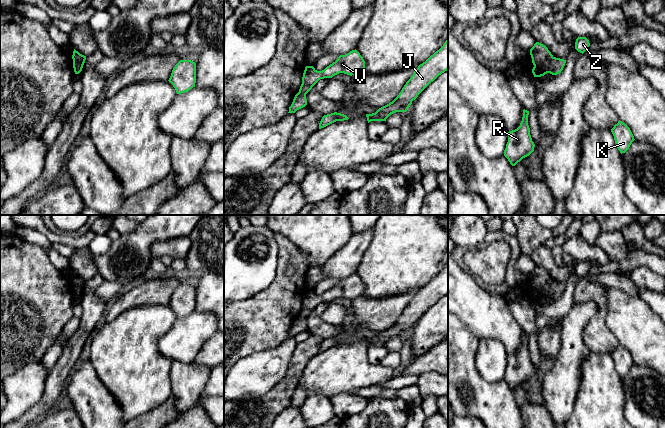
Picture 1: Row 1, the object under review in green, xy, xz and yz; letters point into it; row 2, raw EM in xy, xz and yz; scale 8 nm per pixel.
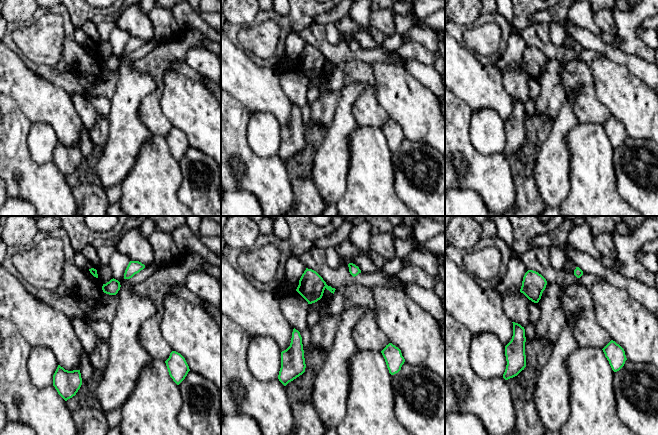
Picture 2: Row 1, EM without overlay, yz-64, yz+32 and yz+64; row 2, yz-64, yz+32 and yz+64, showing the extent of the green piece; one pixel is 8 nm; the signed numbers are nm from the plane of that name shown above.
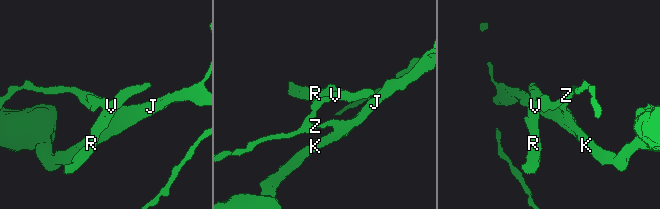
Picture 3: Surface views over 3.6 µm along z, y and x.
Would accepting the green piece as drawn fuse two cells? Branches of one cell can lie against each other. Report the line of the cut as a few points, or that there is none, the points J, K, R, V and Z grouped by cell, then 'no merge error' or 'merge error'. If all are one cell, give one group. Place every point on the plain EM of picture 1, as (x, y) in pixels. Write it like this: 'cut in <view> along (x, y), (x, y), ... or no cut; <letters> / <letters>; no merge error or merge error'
cut in yz along (554, 281), (550, 286), (548, 296); J K Z / R V; merge error

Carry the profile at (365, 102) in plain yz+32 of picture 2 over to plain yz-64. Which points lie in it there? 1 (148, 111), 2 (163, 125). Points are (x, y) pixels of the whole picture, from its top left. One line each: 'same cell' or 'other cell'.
1: same cell
2: same cell

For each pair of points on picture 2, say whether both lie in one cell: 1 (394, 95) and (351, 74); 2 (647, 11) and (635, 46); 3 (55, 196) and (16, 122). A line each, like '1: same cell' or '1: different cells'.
1: different cells
2: same cell
3: same cell

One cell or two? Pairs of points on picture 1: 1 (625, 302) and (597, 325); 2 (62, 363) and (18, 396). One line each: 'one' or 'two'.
1: two
2: two

